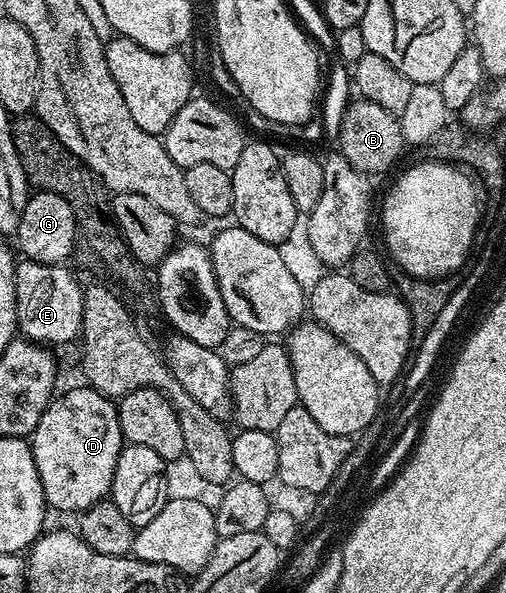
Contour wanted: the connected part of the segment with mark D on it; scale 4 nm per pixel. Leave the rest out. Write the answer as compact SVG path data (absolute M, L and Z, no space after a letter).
M80 386L66 395L58 394L50 402L31 436L35 469L39 469L46 504L52 510L54 507L74 513L86 511L110 494L115 461L119 461L123 446L118 404L94 387Z

